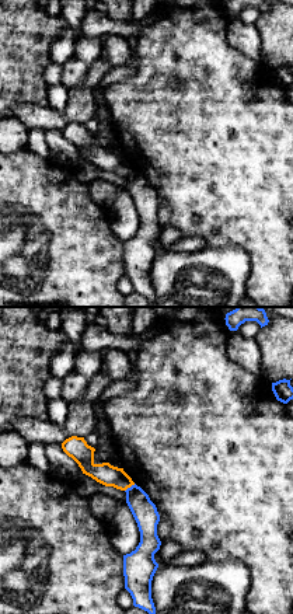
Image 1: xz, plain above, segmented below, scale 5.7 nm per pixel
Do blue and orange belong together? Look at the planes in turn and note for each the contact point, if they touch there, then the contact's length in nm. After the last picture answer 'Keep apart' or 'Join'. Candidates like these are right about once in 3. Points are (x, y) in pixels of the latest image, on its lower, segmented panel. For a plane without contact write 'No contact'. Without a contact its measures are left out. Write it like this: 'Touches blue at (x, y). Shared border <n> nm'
Touches blue at (131, 487). Shared border 80 nm

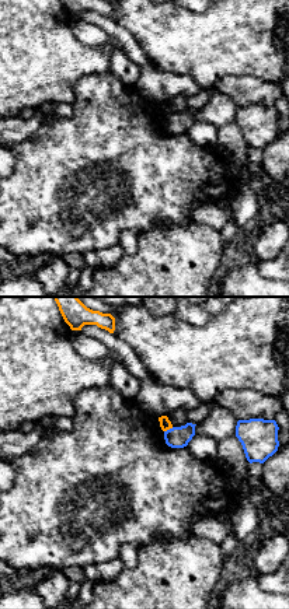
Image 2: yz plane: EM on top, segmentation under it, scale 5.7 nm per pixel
Touches blue at (170, 429). Shared border 60 nm

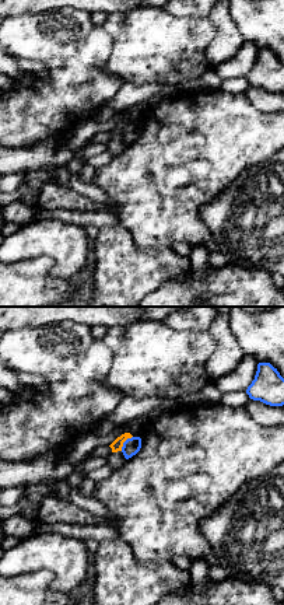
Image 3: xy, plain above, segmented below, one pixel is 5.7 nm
Touches blue at (123, 443). Shared border 110 nm

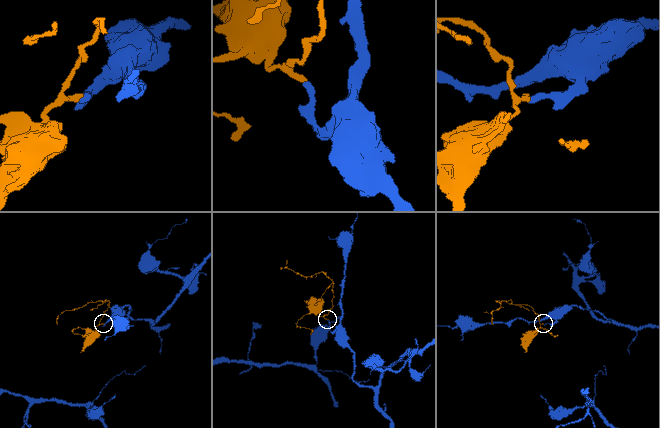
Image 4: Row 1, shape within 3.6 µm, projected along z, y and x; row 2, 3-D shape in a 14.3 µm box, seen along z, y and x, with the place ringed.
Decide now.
Keep apart

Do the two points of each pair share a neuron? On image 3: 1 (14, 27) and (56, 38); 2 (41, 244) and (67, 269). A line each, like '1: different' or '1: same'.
1: same
2: same

